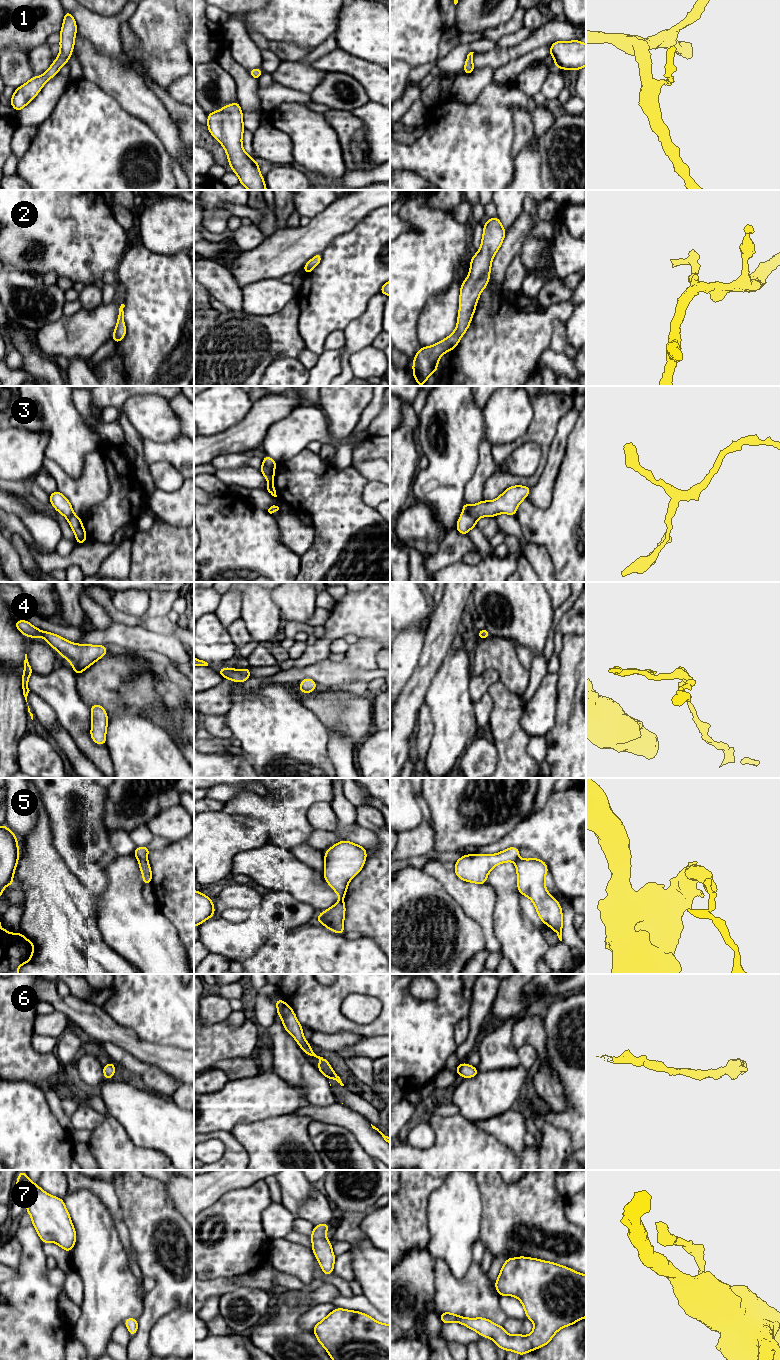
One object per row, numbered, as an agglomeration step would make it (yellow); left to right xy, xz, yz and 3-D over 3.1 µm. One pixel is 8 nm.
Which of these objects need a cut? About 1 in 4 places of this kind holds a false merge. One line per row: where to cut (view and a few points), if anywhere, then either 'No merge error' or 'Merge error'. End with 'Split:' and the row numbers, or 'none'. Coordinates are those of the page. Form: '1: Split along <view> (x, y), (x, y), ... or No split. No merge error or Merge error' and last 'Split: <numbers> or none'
1: No split. No merge error
2: No split. No merge error
3: Split along yz (463, 511), (476, 520). Merge error
4: No split. No merge error
5: Split along xy (146, 859), (139, 861). Merge error
6: No split. No merge error
7: No split. No merge error
Split: 3, 5

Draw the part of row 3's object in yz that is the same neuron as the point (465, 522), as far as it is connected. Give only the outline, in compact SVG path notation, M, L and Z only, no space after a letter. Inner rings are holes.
M463 512L457 521L455 529L463 535L468 535L471 528L477 527L476 522L477 520L475 518L470 516L468 513Z

